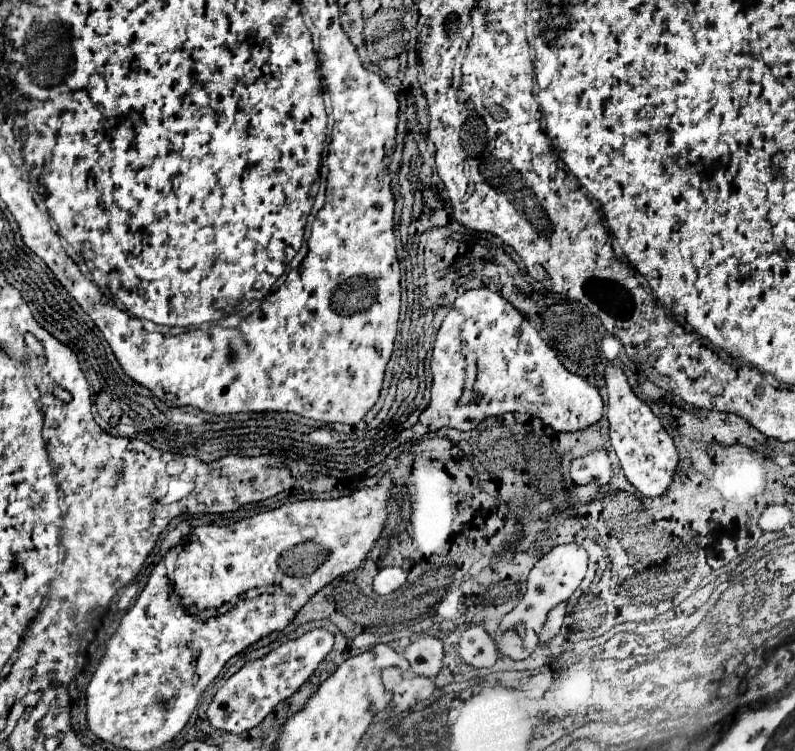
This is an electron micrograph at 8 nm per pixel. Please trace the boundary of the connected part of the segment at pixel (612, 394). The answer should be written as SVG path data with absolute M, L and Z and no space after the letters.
M607 365L605 367L605 381L609 389L609 401L607 401L607 419L609 419L609 437L611 445L621 461L623 473L629 479L631 485L635 485L645 497L657 497L661 495L675 473L677 467L677 449L673 445L673 439L663 429L661 421L653 415L649 405L639 401L635 393L631 391L627 377L619 367Z

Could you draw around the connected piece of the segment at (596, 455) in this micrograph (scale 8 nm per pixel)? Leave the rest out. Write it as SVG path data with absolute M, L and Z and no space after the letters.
M605 449L591 451L585 457L579 457L575 463L571 463L571 479L577 483L589 483L591 479L595 479L599 485L605 485L609 477L611 477L611 461Z

